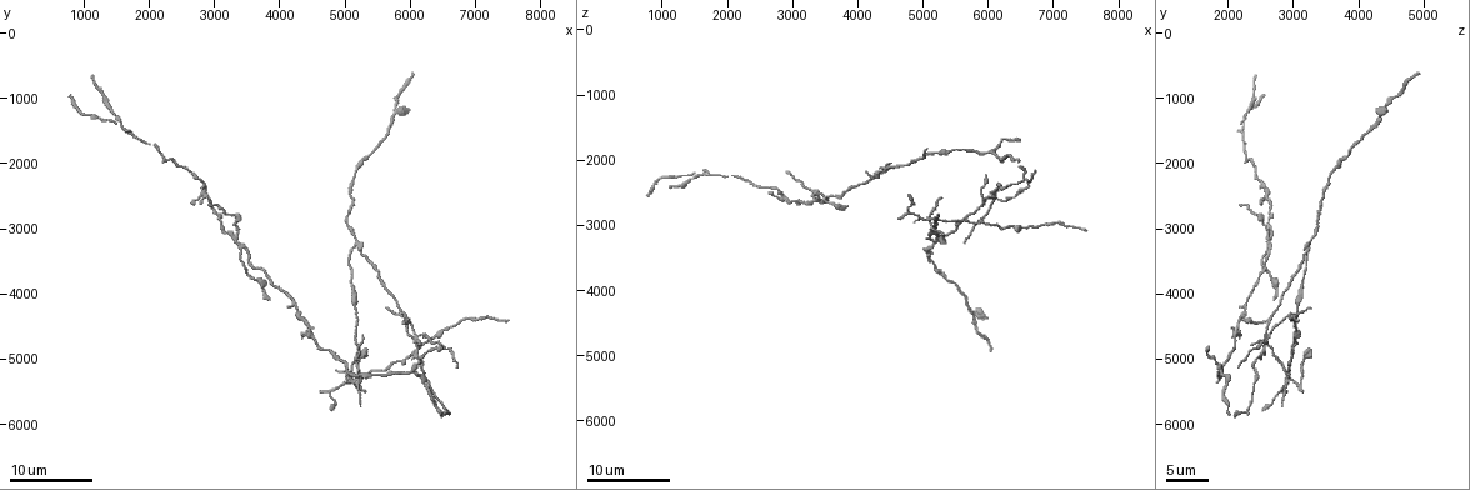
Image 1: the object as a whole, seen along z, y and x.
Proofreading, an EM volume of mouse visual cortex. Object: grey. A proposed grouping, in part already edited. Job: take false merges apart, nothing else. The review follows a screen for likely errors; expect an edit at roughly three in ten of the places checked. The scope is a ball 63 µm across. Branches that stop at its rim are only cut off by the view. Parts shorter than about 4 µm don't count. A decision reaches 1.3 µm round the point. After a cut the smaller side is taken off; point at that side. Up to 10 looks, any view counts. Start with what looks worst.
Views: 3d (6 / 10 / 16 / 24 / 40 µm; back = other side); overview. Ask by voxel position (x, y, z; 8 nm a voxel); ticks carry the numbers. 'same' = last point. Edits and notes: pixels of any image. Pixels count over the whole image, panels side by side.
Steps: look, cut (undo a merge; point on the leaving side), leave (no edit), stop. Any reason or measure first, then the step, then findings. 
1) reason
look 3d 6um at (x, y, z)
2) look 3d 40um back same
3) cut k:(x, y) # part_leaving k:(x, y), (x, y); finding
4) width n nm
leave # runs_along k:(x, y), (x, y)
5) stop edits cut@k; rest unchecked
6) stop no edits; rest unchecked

look 3d 16um at (6050, 4650, 2600)

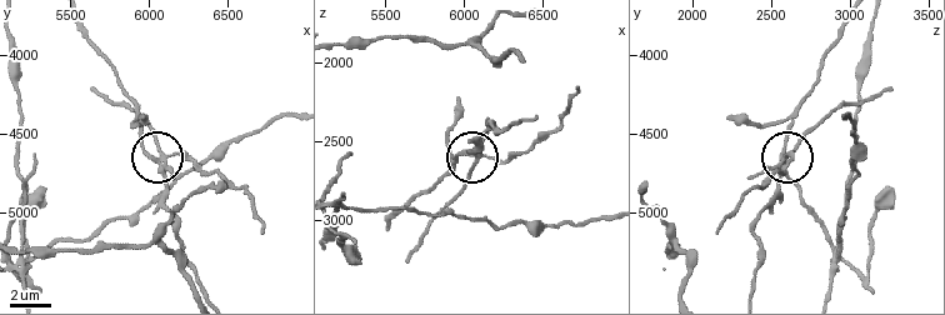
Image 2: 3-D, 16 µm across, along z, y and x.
zoom in
look 3d 6um at (6100, 4640, 2600)

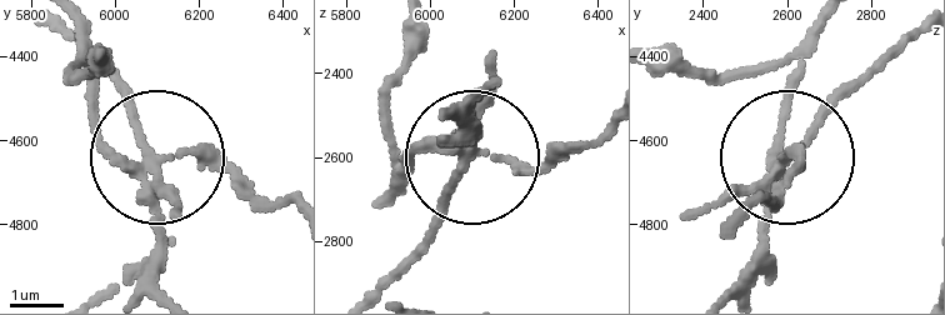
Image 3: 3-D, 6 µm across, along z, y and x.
look 3d 6um back at (6090, 4640, 2595)

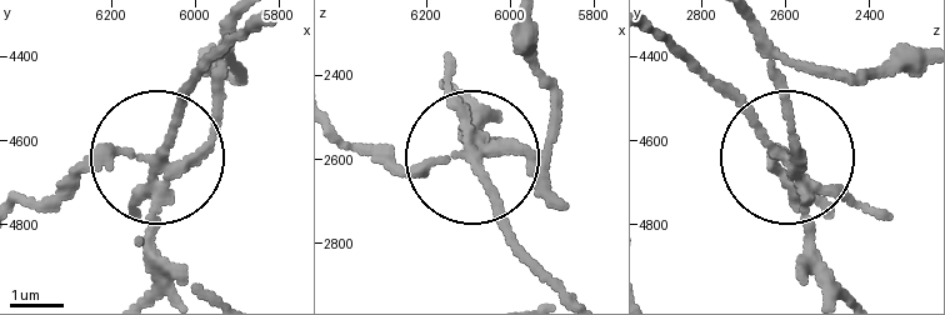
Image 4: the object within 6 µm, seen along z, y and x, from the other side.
side_arm 9 um
cut 4:(179, 103) # part_leaving 4:(158, 174), (109, 146), (28, 200); a second neuron is stuck on

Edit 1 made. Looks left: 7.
look overview

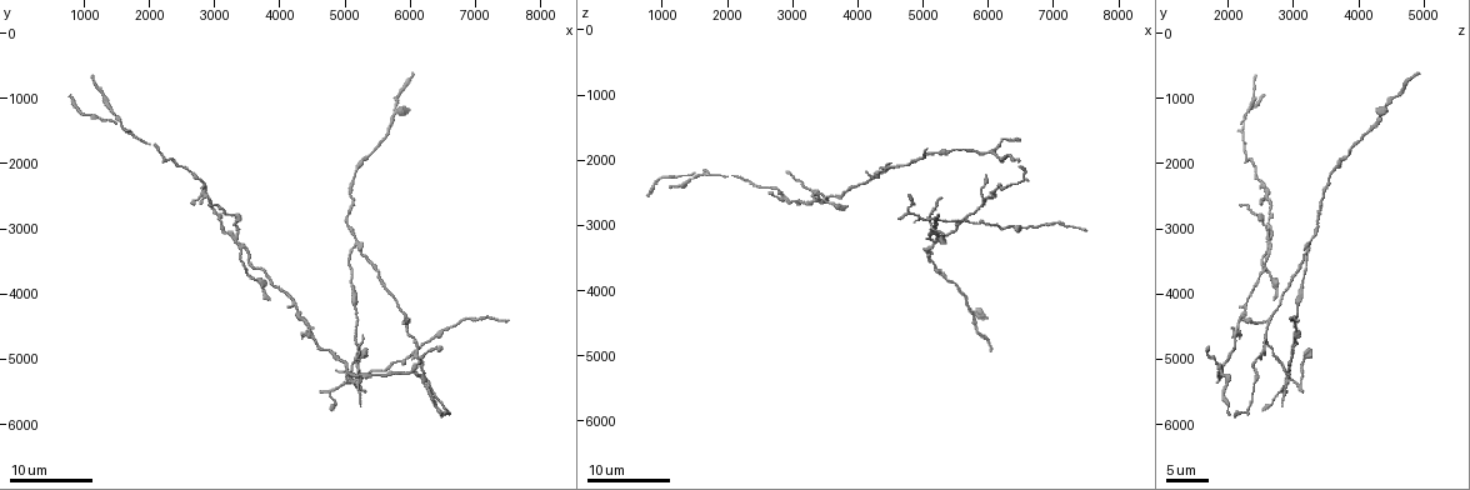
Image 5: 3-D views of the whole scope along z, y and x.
looks like a crossing
look 3d 24um at (5150, 3250, 3250)

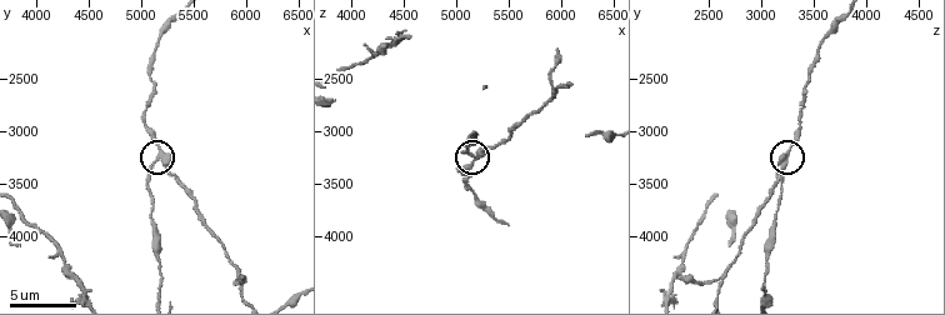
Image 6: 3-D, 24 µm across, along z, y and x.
look 3d 6um at (5180, 3240, 3220)

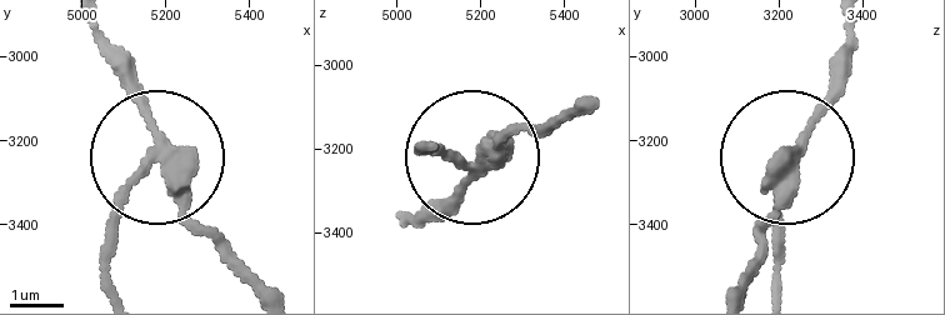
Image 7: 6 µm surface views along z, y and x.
width 250 nm
cut 7:(108, 221) # part_leaving 7:(166, 170), (126, 198), (109, 291); two neurons meet here

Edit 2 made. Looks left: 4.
a fork
look 3d 16um at (3350, 3100, 2600)

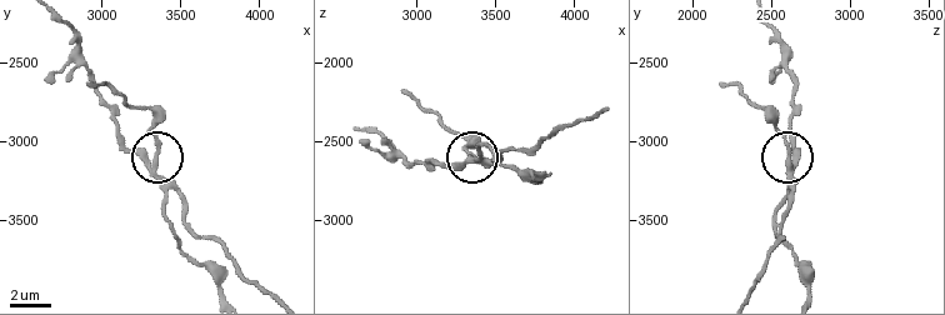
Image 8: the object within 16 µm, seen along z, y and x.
look 3d 6um at (3340, 3080, 2620)

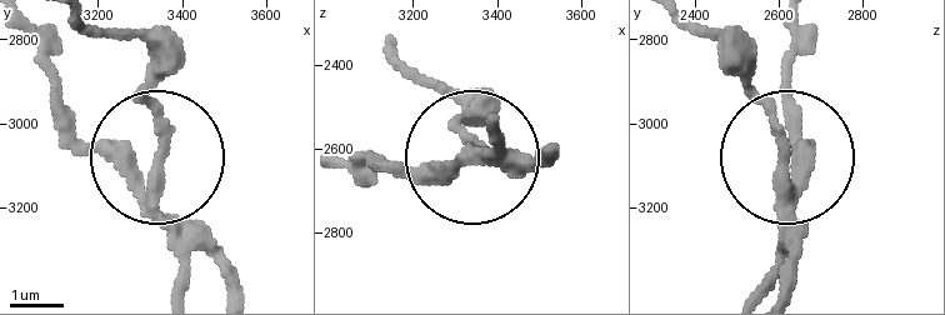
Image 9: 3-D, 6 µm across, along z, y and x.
width 260 nm
cut 9:(175, 295) # part_leaving 9:(165, 229), (178, 291); a second neuron is stuck on

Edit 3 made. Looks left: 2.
look overview

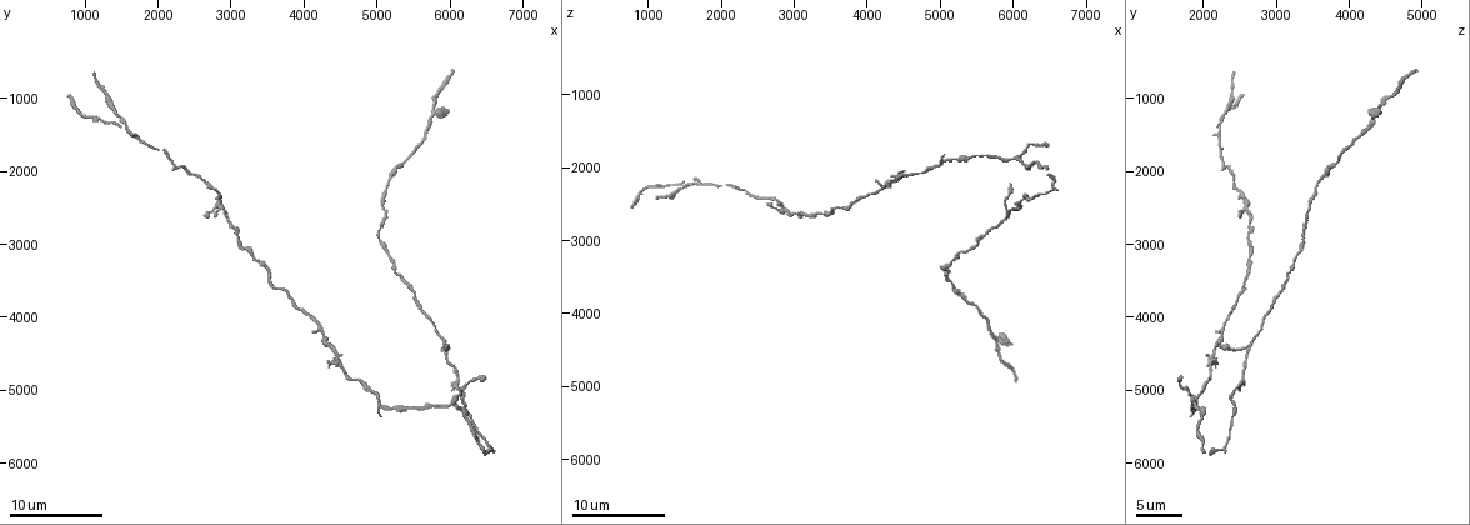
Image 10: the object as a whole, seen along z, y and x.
look 3d 10um at (6050, 5150, 1900)

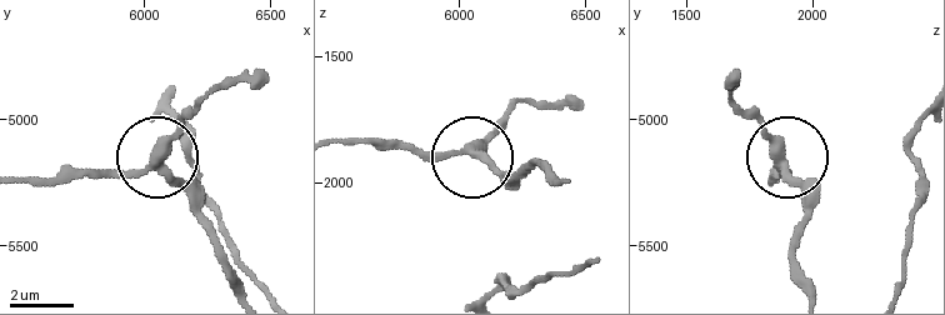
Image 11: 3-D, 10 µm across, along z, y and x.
side_arm 5 um
leave # runs_along 11:(245, 289), (208, 216), (161, 160), (201, 98); all the same neuron

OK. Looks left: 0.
stop edits cut@4, cut@7, cut@9; rest unchecked

